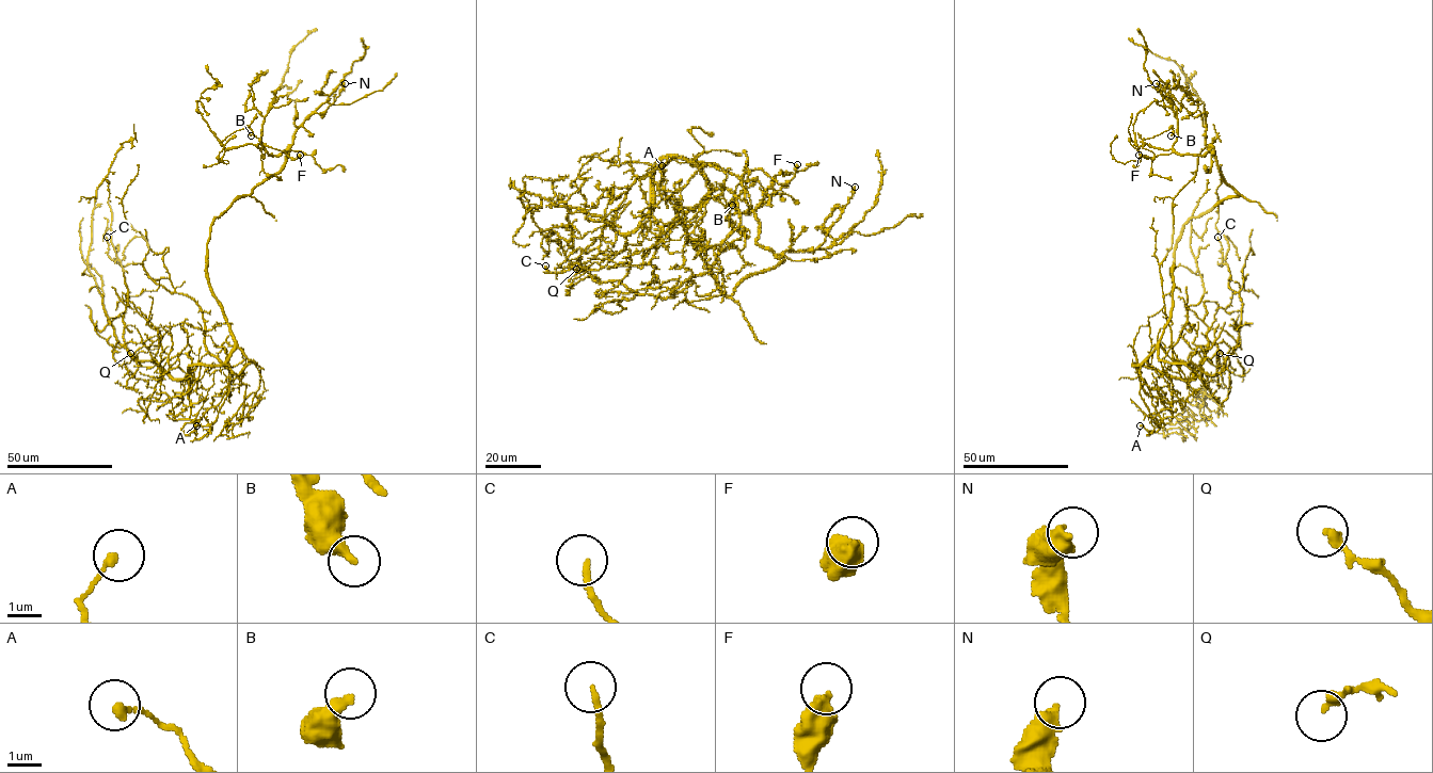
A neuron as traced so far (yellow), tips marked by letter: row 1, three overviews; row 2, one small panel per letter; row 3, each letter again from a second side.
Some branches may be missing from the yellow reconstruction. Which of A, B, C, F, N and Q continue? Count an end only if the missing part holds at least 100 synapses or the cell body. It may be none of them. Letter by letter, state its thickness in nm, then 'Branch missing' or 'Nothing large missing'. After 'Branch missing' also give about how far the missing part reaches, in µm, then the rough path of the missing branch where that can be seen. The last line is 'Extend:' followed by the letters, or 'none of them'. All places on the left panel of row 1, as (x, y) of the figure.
A: Thickness 240 nm. Nothing large missing
B: Thickness 340 nm. Nothing large missing
C: Thickness 170 nm. Nothing large missing
F: Thickness 440 nm. Nothing large missing
N: Thickness 480 nm. Nothing large missing
Q: Thickness 280 nm. Nothing large missing
Extend: none of them

